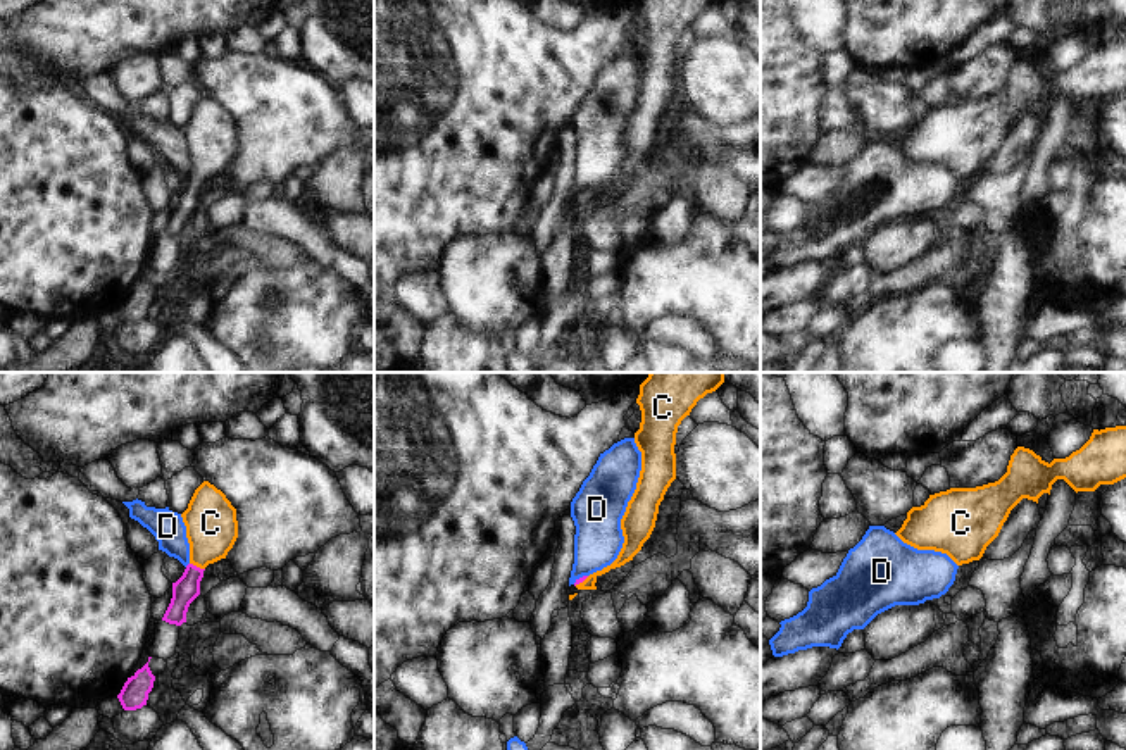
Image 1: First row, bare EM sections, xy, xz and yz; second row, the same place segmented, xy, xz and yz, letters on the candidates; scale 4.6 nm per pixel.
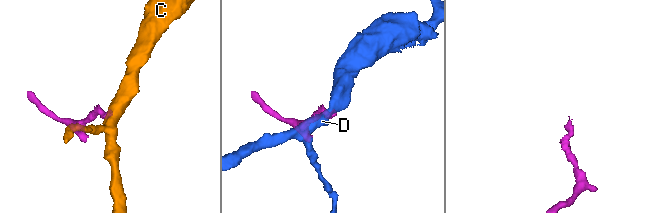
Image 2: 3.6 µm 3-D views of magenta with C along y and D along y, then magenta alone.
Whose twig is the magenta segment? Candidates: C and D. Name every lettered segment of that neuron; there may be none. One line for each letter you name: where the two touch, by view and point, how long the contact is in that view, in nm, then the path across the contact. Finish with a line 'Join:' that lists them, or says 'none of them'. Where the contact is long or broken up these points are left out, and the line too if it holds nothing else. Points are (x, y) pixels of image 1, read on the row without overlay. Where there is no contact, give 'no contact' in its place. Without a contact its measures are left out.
C: meets magenta in xy at (195, 180); contact 80 nm long; runs through xy (187, 202), (195, 180), (211, 152), (211, 137)
Join: C

